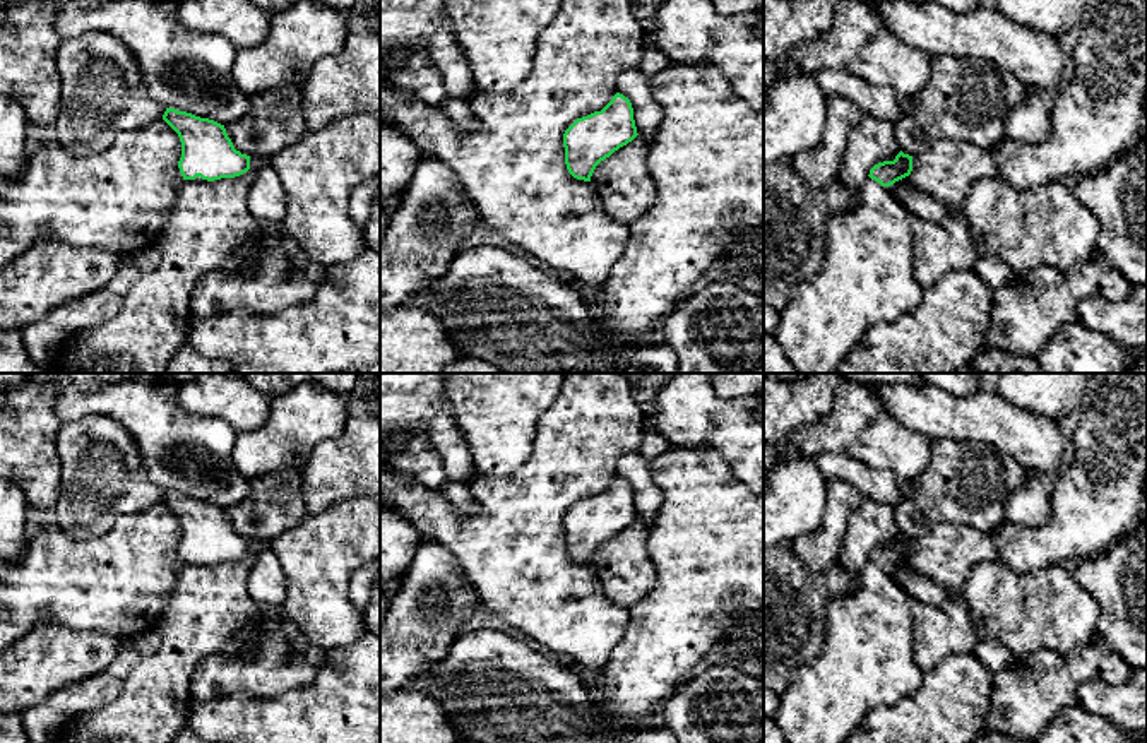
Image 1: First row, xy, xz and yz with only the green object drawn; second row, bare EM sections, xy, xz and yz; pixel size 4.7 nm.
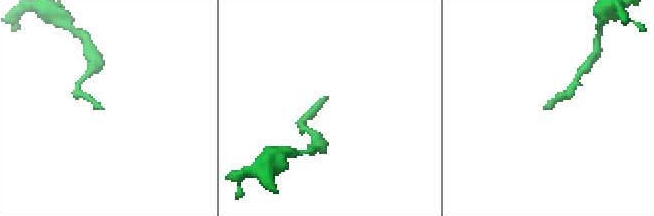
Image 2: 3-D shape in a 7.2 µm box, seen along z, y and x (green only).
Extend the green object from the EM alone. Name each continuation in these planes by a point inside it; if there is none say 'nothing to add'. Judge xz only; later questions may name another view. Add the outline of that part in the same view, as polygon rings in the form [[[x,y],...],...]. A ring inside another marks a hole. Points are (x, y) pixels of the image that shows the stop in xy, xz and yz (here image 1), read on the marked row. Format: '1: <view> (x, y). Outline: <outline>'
nothing to add

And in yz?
1: yz (868, 274). Outline: [[[868,176],[861,190],[853,195],[851,204],[842,212],[829,217],[823,264],[815,276],[794,288],[789,303],[779,312],[774,337],[796,373],[834,373],[871,325],[895,322],[912,312],[923,301],[923,291],[924,288],[916,274],[909,214],[894,197],[892,185],[882,187]]]

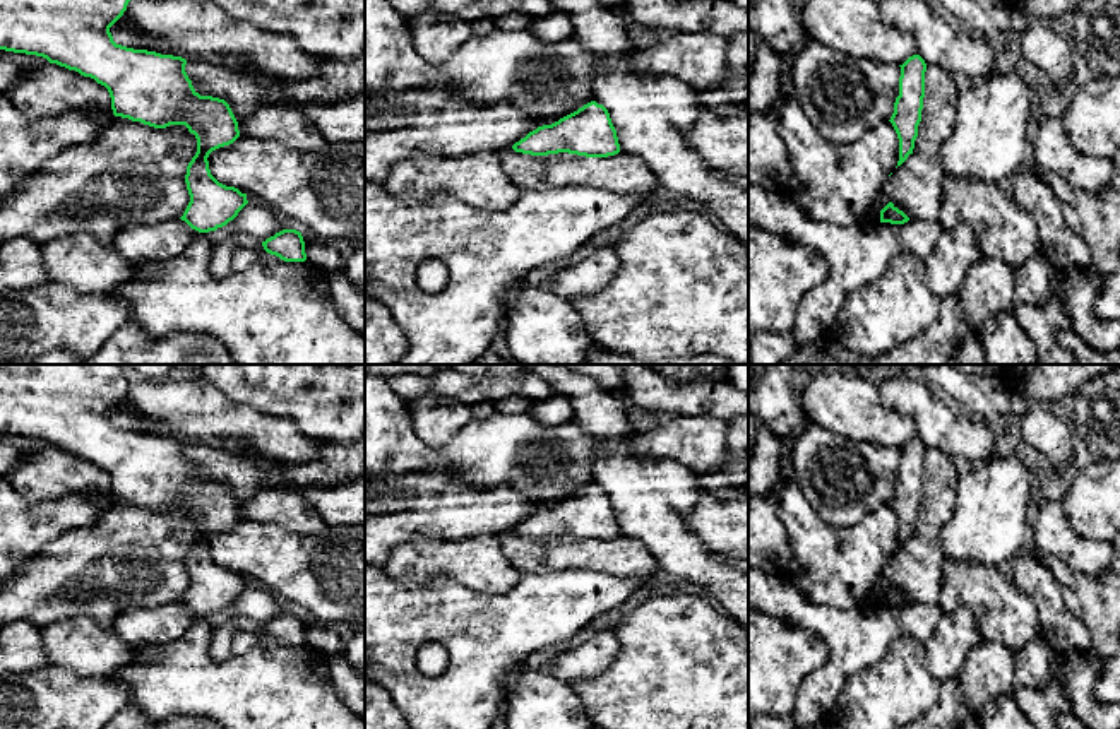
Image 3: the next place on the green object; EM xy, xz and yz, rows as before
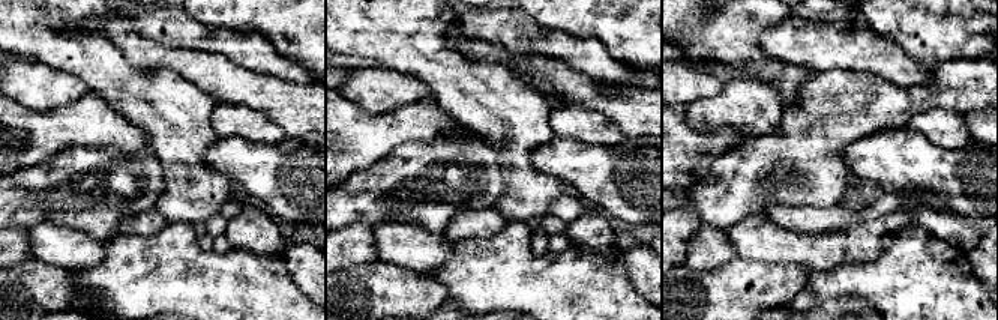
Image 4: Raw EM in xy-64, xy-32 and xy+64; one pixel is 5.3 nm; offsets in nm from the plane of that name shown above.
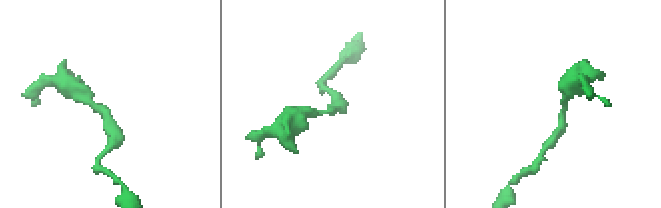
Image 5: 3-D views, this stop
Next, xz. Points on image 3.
nothing to add

